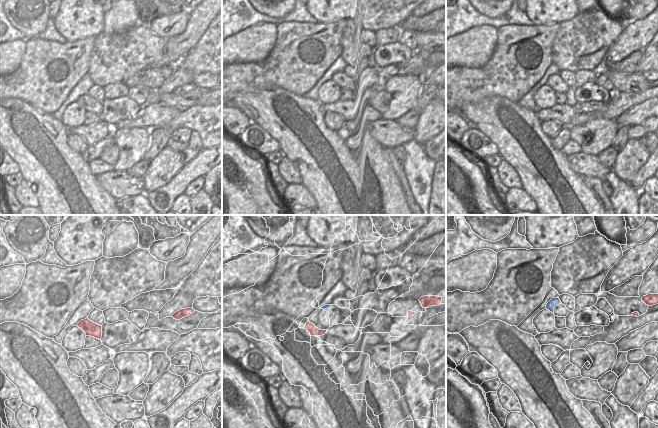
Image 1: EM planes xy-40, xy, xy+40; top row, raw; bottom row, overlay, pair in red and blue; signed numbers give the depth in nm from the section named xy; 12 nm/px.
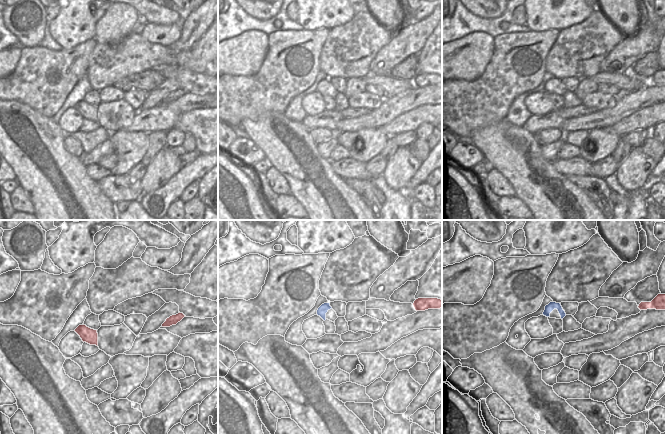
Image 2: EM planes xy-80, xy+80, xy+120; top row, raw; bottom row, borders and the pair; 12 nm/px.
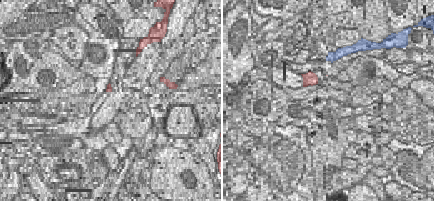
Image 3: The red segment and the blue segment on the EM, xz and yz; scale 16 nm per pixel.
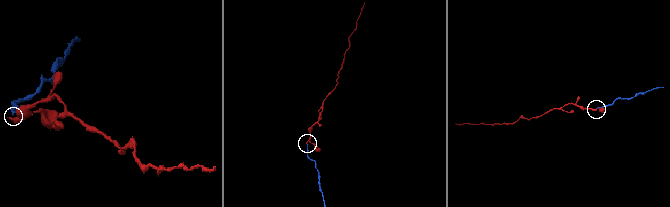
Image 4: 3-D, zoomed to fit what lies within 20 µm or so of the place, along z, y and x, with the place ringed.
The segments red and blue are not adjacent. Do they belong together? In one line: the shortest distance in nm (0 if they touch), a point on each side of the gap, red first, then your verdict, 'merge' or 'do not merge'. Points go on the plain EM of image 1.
gap 220 nm; span xy (313, 100), (321, 84); merge

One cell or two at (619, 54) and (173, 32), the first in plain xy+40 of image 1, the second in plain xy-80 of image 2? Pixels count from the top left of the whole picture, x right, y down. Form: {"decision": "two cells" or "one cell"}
{"decision": "two cells"}

